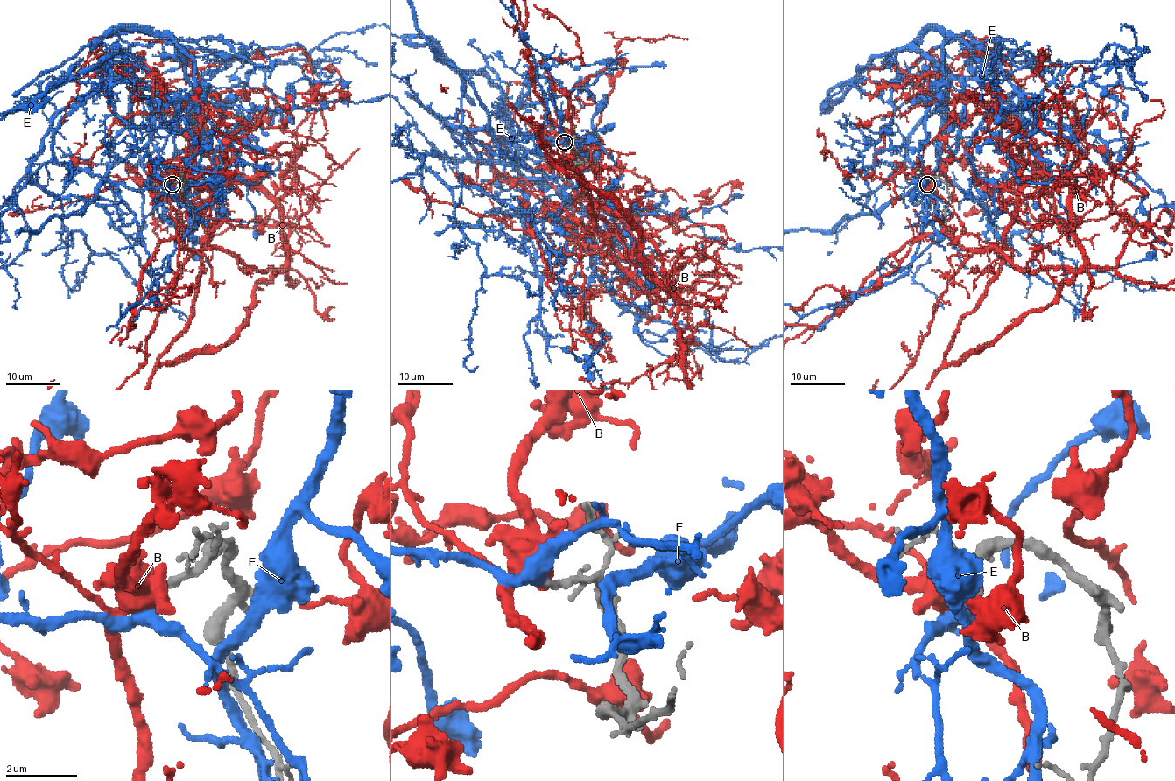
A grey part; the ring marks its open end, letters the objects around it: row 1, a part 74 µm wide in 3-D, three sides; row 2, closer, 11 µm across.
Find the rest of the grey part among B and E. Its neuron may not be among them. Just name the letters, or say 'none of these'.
E

